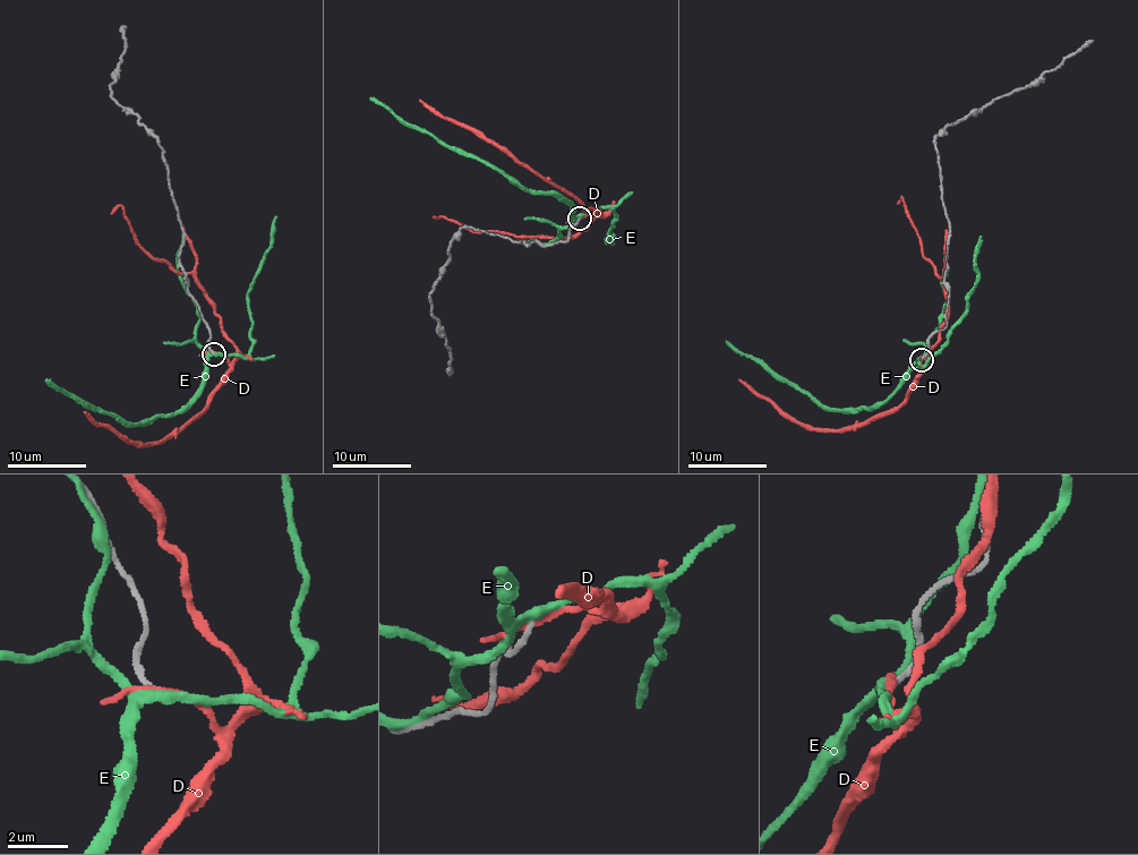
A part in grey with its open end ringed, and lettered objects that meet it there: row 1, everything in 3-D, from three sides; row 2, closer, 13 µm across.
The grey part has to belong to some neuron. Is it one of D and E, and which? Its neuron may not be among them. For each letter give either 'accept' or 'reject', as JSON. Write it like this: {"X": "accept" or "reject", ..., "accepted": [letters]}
{"D": "reject", "E": "reject", "accepted": []}

